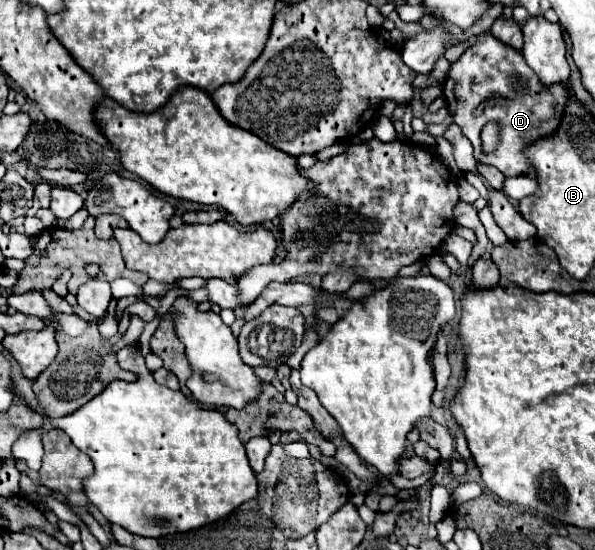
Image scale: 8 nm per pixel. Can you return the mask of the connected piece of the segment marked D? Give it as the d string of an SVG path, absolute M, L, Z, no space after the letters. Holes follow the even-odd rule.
M486 31L478 35L476 43L470 45L458 57L458 61L450 63L450 71L444 83L444 99L454 123L460 125L462 133L470 139L476 161L500 169L504 177L518 177L528 171L528 159L524 155L524 149L534 143L534 139L546 137L550 135L550 131L554 131L554 127L558 127L568 95L566 85L562 83L542 87L538 75L534 75L534 71L526 67L522 53L494 39L494 35ZM494 95L500 95L502 101L496 105L486 105L486 101ZM476 107L484 107L480 117L472 115ZM488 121L494 121L500 127L500 139L494 153L482 151L480 133Z

